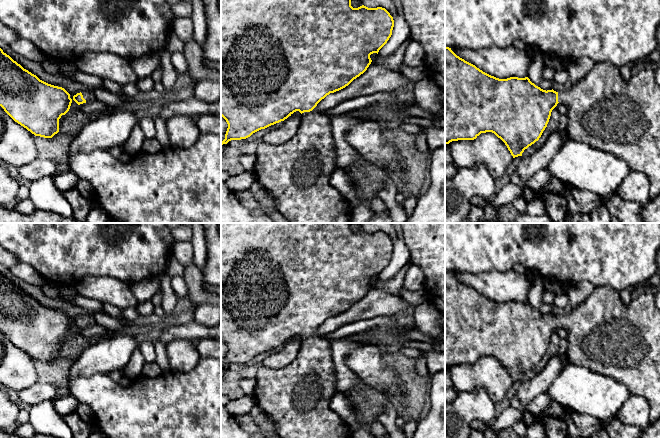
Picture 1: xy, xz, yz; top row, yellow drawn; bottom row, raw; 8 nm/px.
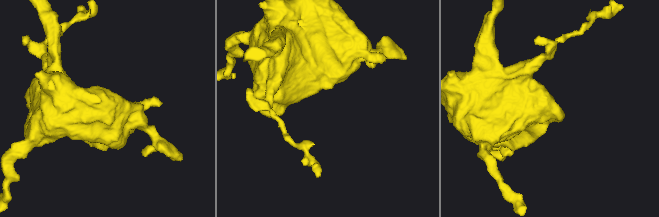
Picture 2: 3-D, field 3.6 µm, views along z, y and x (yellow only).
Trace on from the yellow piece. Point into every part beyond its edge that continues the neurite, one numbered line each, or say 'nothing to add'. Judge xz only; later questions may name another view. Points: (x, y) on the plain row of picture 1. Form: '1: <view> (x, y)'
1: xz (297, 397)

